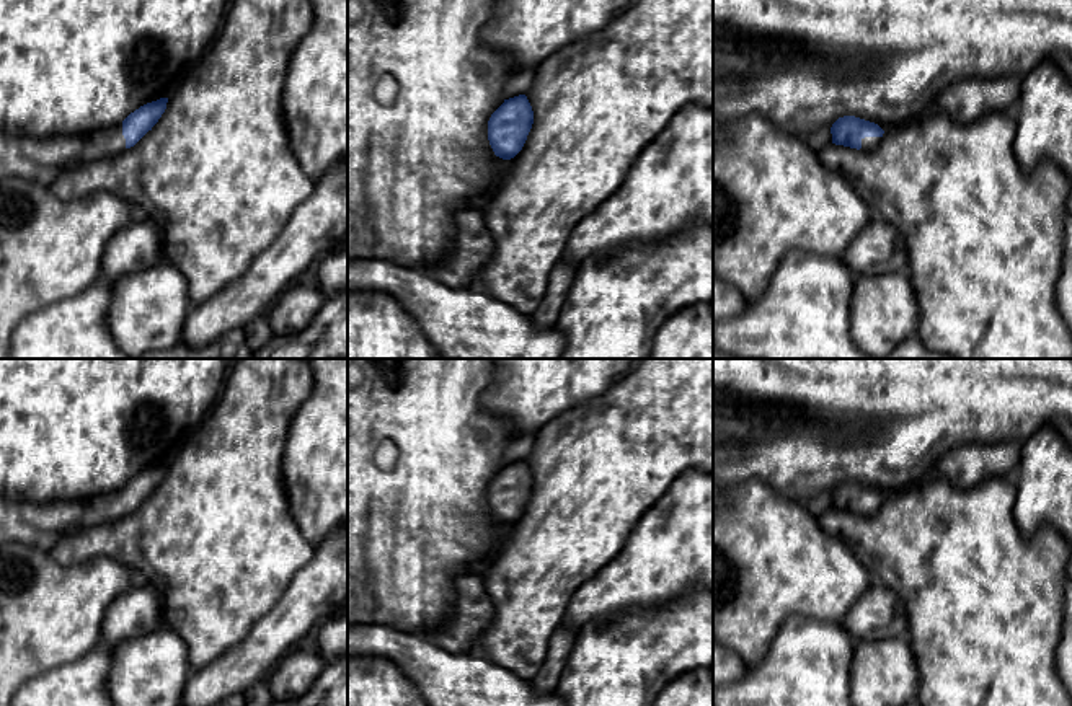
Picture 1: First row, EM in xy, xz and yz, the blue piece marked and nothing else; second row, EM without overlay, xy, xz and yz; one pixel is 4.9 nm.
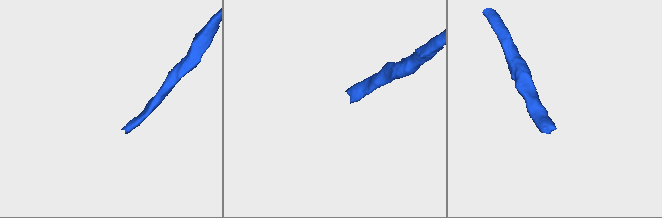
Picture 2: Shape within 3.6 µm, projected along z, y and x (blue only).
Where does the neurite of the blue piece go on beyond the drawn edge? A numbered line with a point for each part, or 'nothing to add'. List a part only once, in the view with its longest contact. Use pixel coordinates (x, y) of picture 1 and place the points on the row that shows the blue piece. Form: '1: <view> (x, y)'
1: yz (868, 142)

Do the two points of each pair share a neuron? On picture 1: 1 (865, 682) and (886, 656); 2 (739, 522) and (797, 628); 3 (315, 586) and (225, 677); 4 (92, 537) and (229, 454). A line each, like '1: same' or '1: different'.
1: same
2: different
3: same
4: same

